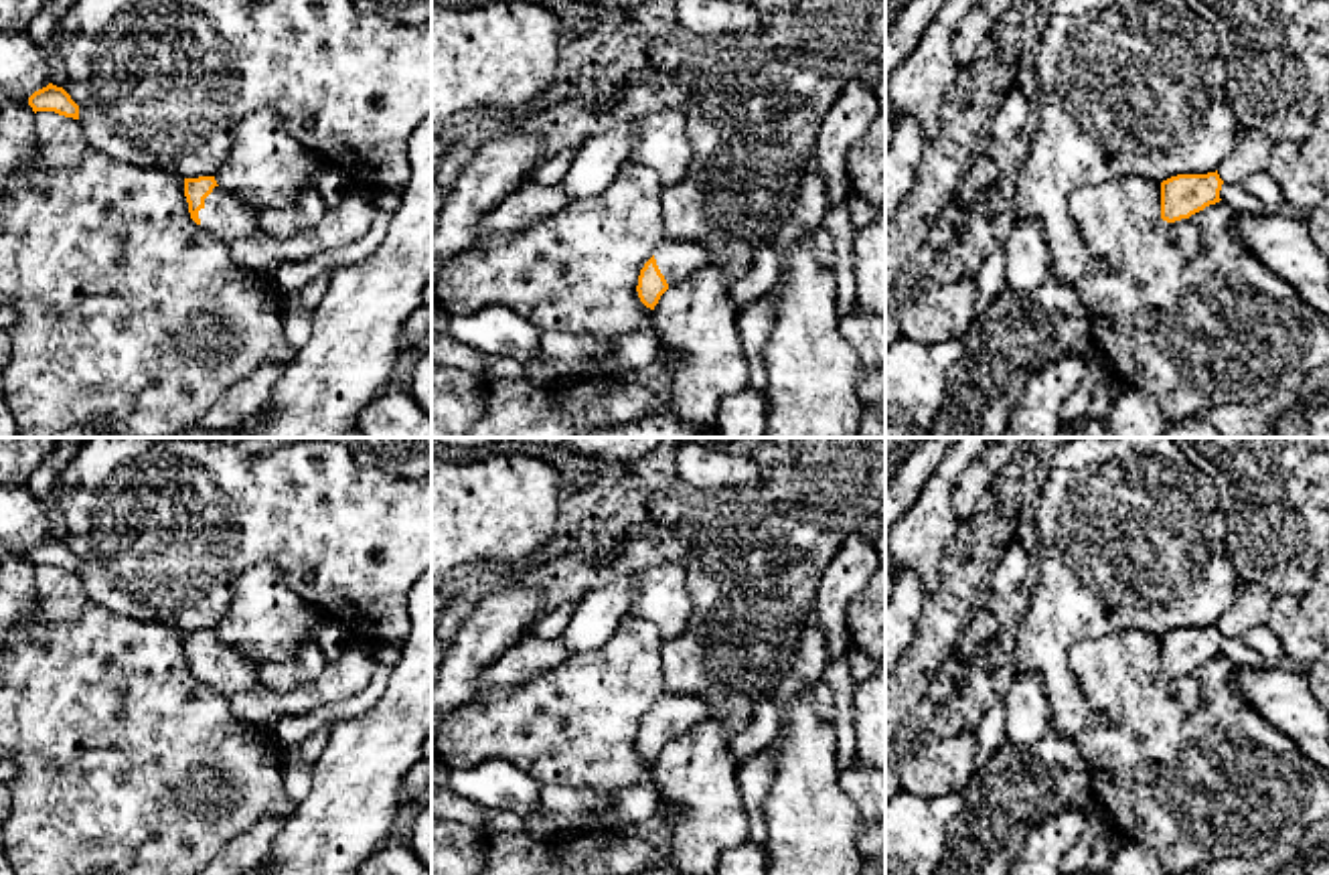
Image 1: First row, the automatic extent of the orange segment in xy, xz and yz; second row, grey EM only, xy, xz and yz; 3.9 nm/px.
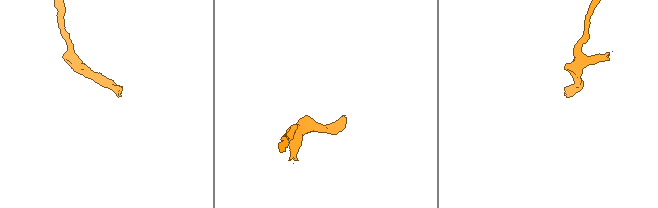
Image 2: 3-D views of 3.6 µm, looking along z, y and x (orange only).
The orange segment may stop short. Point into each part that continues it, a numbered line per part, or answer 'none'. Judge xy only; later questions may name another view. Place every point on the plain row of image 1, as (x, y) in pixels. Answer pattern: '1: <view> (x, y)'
1: xy (225, 671)

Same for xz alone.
1: xz (677, 713)

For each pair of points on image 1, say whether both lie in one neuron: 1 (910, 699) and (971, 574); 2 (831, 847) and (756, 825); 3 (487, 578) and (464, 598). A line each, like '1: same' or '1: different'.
1: same
2: different
3: same

